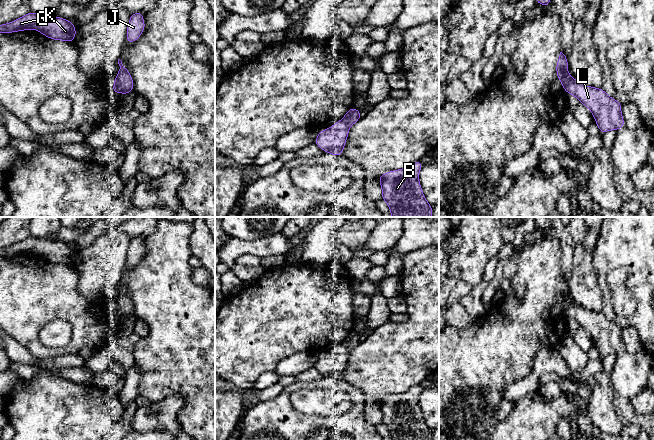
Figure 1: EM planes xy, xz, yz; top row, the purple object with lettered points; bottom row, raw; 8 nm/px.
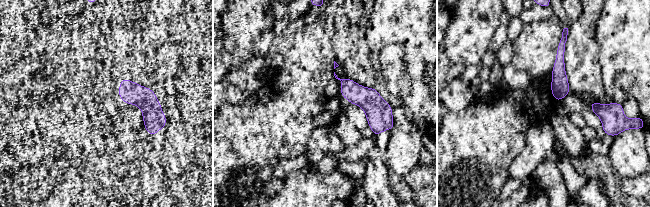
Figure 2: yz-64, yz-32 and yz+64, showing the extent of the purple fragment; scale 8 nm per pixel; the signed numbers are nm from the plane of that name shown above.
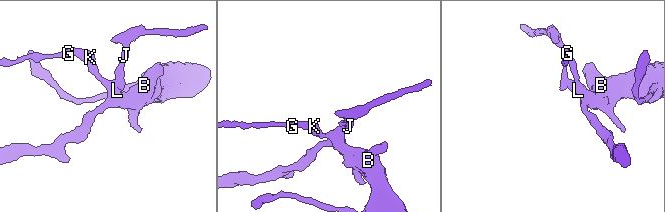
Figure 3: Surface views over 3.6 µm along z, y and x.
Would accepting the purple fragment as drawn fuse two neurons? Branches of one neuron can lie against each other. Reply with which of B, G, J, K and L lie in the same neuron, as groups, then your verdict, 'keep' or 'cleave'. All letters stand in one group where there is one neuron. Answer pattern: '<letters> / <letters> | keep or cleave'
B G K L / J | cleave

